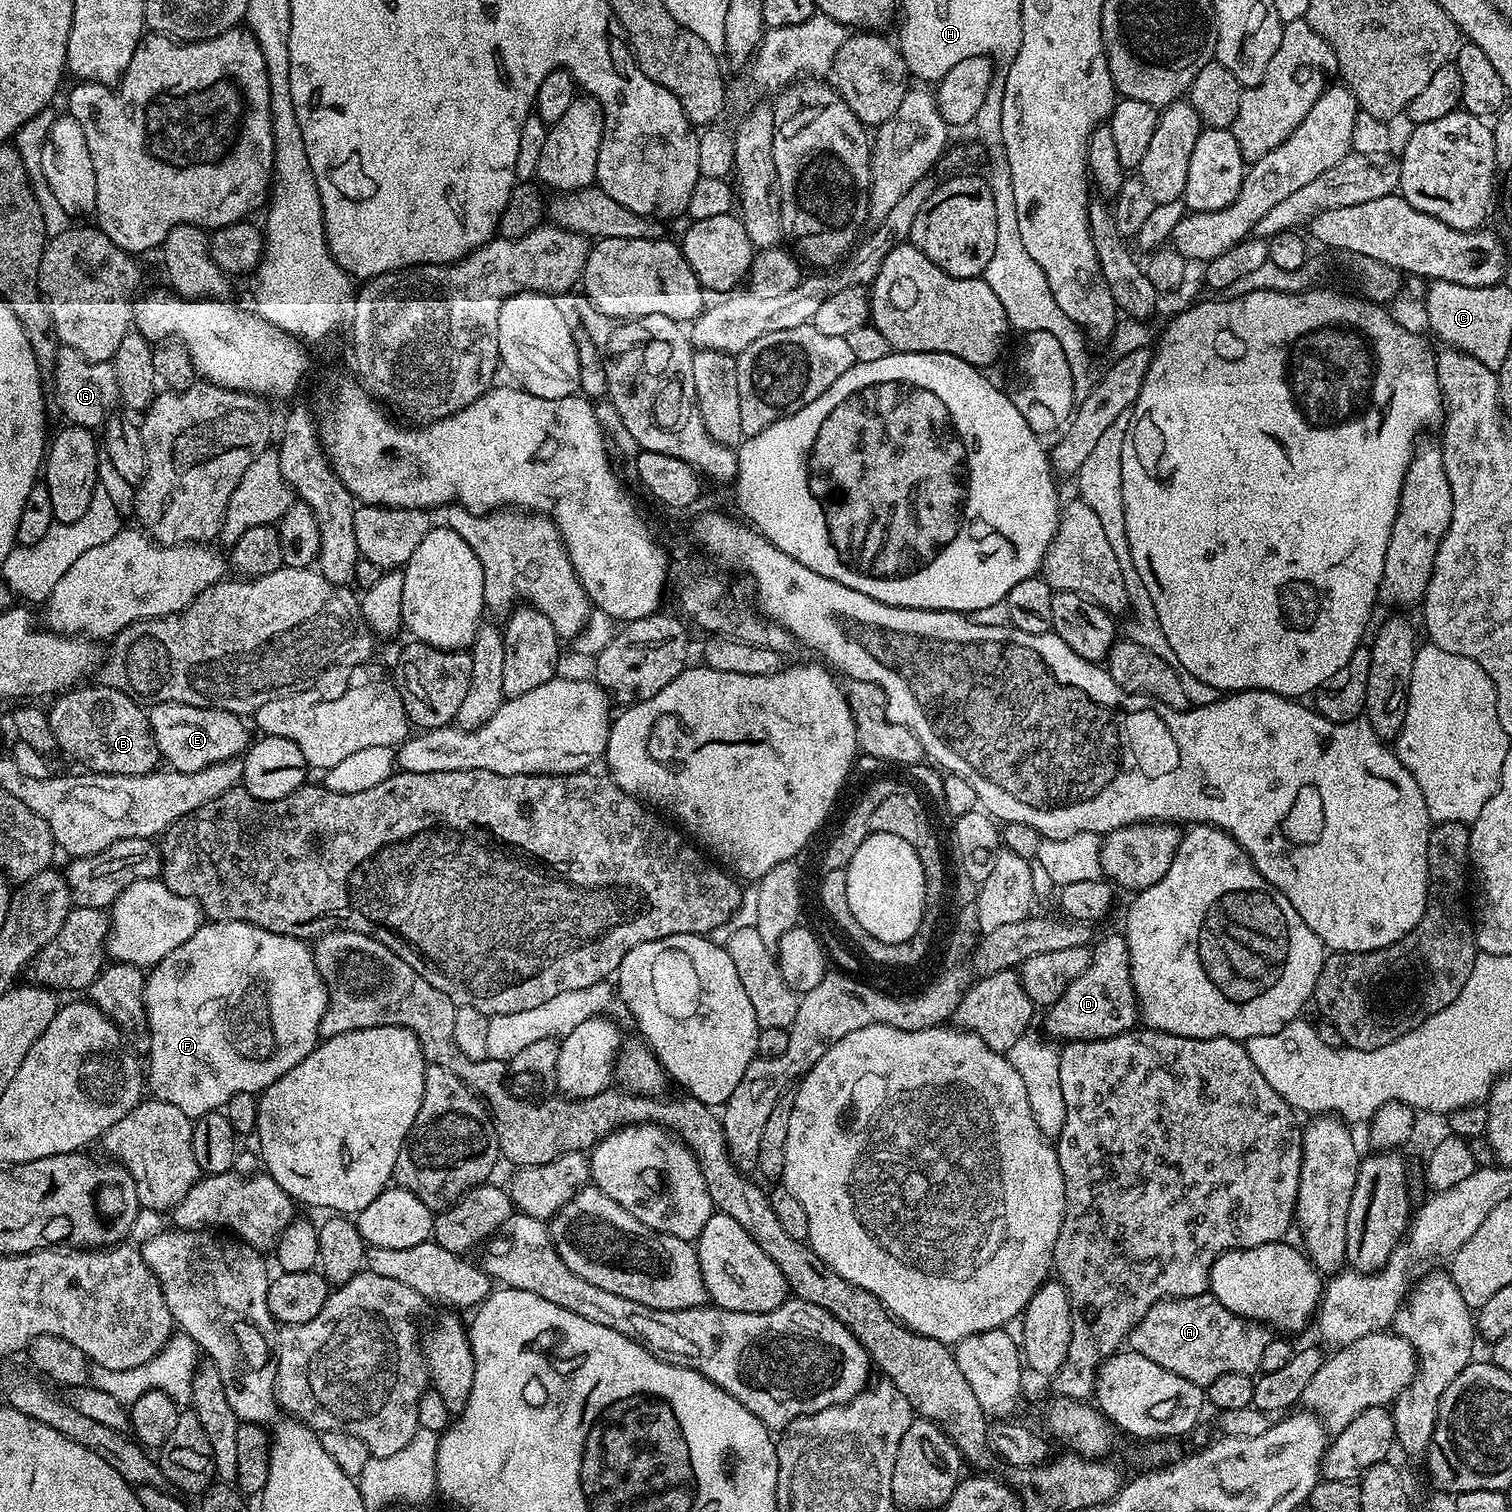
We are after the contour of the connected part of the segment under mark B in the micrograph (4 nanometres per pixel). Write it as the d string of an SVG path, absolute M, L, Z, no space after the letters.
M77 686L63 694L57 695L51 701L52 708L47 709L48 725L54 730L56 744L59 751L81 760L85 769L98 772L106 776L141 776L147 772L157 771L162 757L156 739L152 737L152 727L148 721L147 711L131 696L126 695L117 688L84 688L88 686Z

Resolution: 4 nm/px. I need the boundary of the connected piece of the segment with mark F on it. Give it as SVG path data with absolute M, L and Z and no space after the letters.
M213 920L201 923L200 928L194 930L194 934L190 934L190 938L182 942L182 946L178 946L178 950L170 950L170 954L166 954L162 962L158 962L151 968L144 981L144 1009L148 1019L150 1037L146 1053L146 1059L148 1059L148 1064L146 1060L147 1087L155 1099L170 1102L170 1106L178 1106L182 1114L193 1118L202 1117L207 1112L217 1111L223 1104L230 1102L234 1094L243 1092L259 1094L274 1082L278 1082L278 1078L282 1078L286 1070L294 1070L294 1066L298 1066L298 1062L302 1062L306 1054L315 1050L321 1039L322 1014L327 1008L328 987L324 985L318 974L311 947L303 939L295 935L283 936L241 920Z

